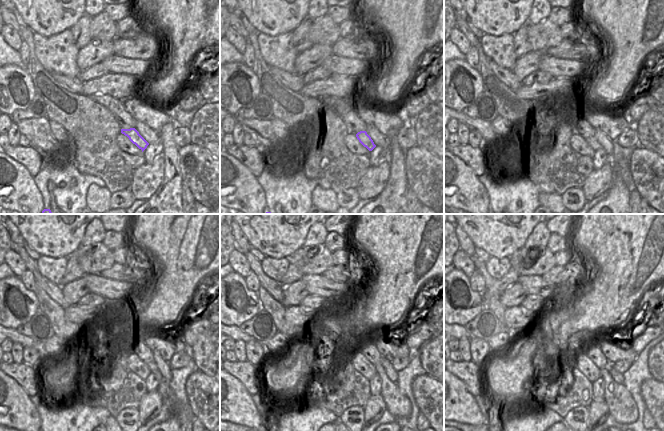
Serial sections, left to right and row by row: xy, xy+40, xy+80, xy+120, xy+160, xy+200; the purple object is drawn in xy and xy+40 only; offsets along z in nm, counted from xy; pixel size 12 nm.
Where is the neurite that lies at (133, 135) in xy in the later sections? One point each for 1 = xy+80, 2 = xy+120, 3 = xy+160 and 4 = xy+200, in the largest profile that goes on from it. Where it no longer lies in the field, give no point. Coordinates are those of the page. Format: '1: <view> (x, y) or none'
1: xy+80 (592, 141)
2: xy+120 (169, 400)
3: xy+160 (398, 404)
4: xy+200 (622, 407)

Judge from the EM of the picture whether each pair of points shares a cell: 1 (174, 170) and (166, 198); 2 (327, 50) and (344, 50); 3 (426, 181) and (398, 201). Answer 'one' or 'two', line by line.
1: one
2: two
3: two

